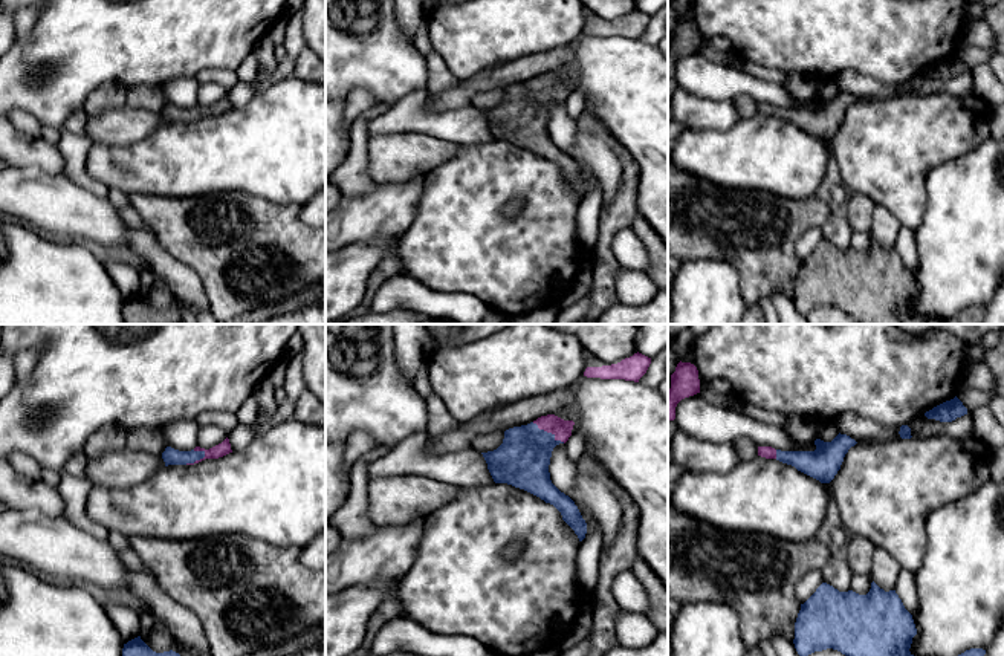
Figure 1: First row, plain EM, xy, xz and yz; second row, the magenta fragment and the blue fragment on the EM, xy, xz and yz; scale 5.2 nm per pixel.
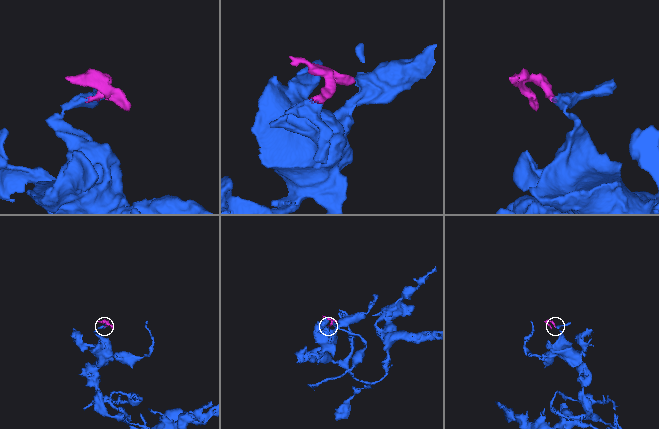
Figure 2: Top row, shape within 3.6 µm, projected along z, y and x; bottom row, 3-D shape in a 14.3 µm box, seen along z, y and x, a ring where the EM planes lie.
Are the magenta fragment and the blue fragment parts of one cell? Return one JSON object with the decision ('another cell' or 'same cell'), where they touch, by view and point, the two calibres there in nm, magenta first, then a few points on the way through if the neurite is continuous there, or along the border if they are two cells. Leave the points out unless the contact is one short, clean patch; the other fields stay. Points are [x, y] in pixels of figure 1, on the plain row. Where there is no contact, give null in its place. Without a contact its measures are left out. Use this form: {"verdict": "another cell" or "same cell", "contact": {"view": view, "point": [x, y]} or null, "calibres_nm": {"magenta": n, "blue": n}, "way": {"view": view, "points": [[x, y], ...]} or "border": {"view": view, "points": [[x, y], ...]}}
{"verdict": "same cell", "contact": {"view": "xz", "point": [549, 89]}, "calibres_nm": {"magenta": 100, "blue": 280}, "way": {"view": "xz", "points": [[561, 86], [549, 89], [523, 116]]}}

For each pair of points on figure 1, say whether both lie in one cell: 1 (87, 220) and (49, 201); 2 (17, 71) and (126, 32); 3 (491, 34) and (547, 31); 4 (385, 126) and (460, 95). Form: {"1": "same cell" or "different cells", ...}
{"1": "same cell", "2": "same cell", "3": "same cell", "4": "different cells"}

